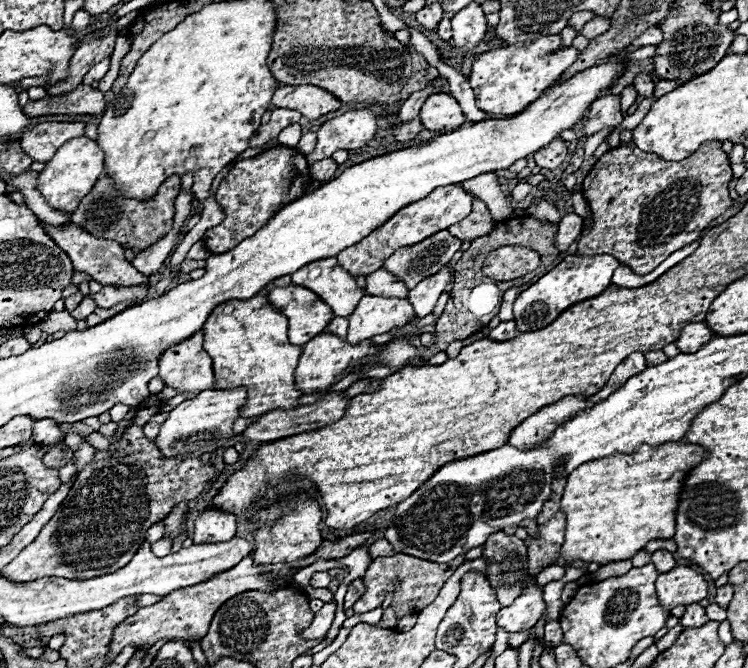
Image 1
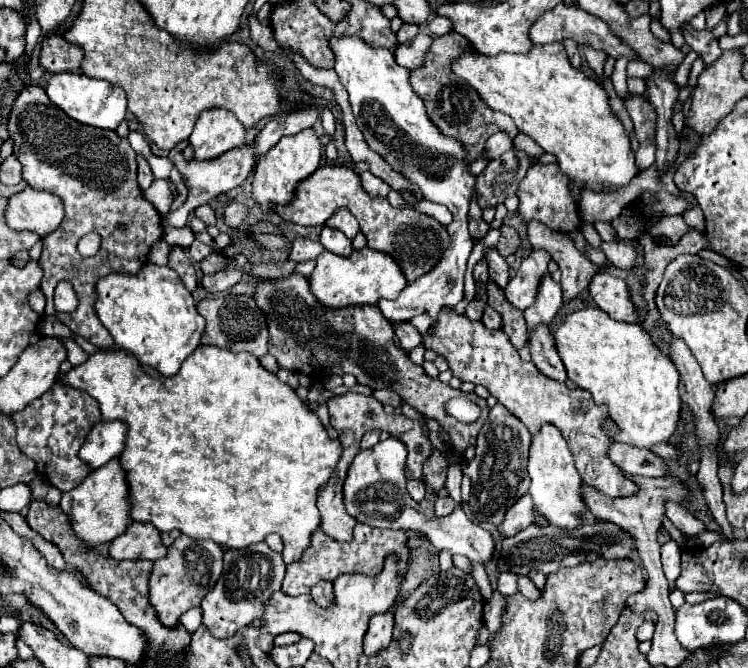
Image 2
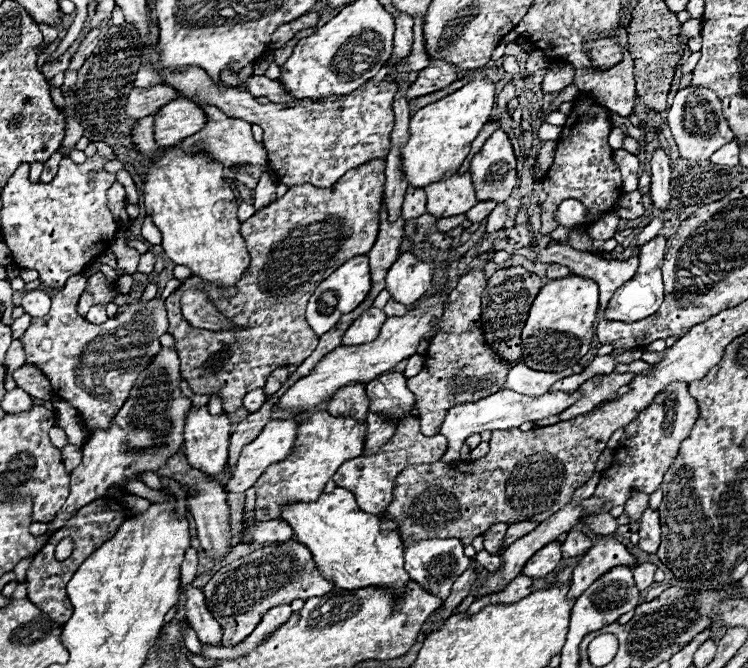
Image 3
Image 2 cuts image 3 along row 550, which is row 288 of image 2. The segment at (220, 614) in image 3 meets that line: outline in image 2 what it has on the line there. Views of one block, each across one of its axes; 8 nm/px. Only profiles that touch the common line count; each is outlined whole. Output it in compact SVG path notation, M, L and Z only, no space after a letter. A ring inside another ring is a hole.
M290 274L278 280L258 280L254 288L254 302L264 312L268 320L270 332L270 348L268 352L276 358L278 368L304 372L310 378L318 374L354 374L360 384L370 386L372 390L388 388L394 390L404 402L422 412L428 418L438 420L438 424L450 434L450 444L458 450L466 450L474 444L476 434L488 416L486 400L476 394L466 394L472 402L482 408L482 414L476 422L464 424L444 412L444 402L454 396L462 396L460 390L450 388L438 378L430 378L424 374L420 366L416 366L404 350L394 344L394 328L392 324L378 312L372 304L362 306L346 306L346 308L328 308L322 306L314 294L310 292L310 284L306 276Z

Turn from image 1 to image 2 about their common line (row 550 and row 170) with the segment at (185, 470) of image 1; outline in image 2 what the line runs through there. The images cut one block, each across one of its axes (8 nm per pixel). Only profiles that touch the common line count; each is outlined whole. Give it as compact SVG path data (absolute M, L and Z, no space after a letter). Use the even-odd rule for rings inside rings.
M34 82L24 86L14 100L8 116L8 132L14 142L12 154L22 164L22 180L36 190L48 190L62 198L66 212L62 228L42 236L42 256L38 264L44 272L40 284L46 296L44 316L56 316L74 334L84 336L100 350L110 350L114 348L114 340L94 312L96 280L112 272L136 274L146 264L150 246L162 238L160 214L144 200L136 182L136 152L128 140L118 138L116 132L92 128L66 116L50 102L44 88ZM88 232L96 232L102 238L94 258L80 256L76 248L78 240ZM60 280L68 280L78 296L74 312L56 312L54 308L52 296Z

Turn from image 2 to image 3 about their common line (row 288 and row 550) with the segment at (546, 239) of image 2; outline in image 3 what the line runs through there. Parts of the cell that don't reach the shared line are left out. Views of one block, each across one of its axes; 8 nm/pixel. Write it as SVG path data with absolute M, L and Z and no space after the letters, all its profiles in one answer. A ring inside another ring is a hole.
M570 530L568 538L562 544L562 556L564 558L576 558L576 556L582 556L590 548L592 548L592 542L584 532Z

